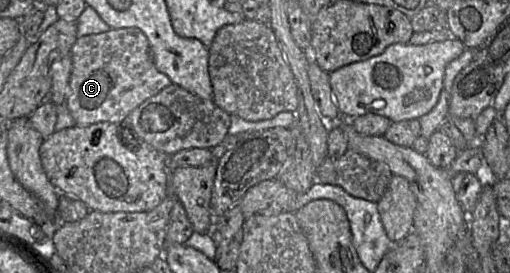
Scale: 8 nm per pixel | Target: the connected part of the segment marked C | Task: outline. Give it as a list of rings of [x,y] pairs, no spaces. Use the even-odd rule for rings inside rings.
[[[136,27],[78,37],[71,48],[72,68],[65,105],[76,125],[121,123],[146,99],[172,84],[154,64],[149,41]]]

